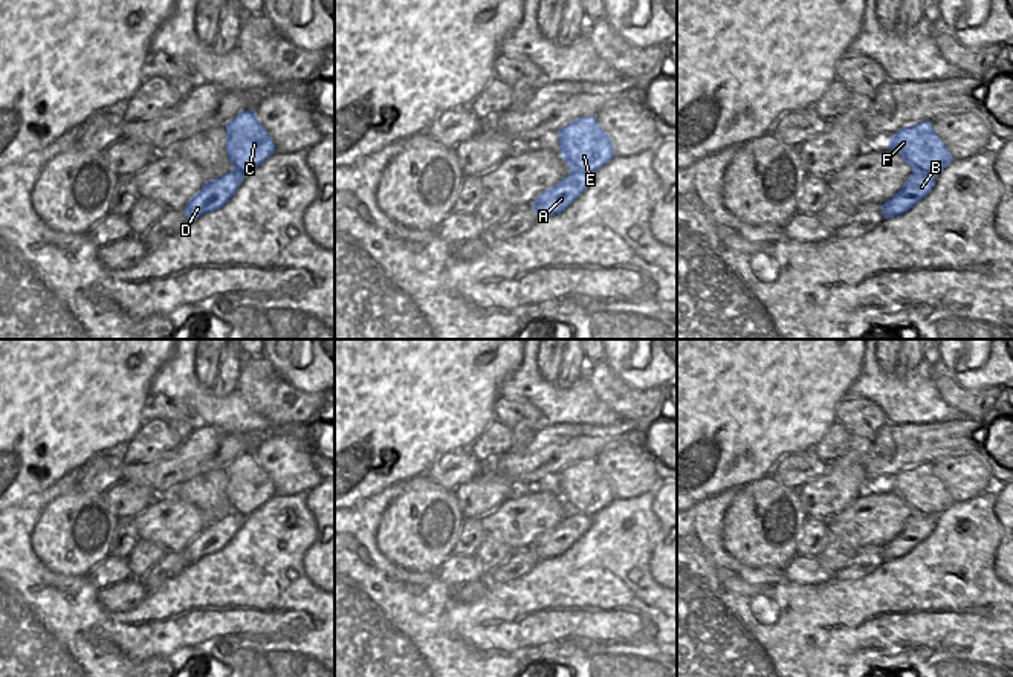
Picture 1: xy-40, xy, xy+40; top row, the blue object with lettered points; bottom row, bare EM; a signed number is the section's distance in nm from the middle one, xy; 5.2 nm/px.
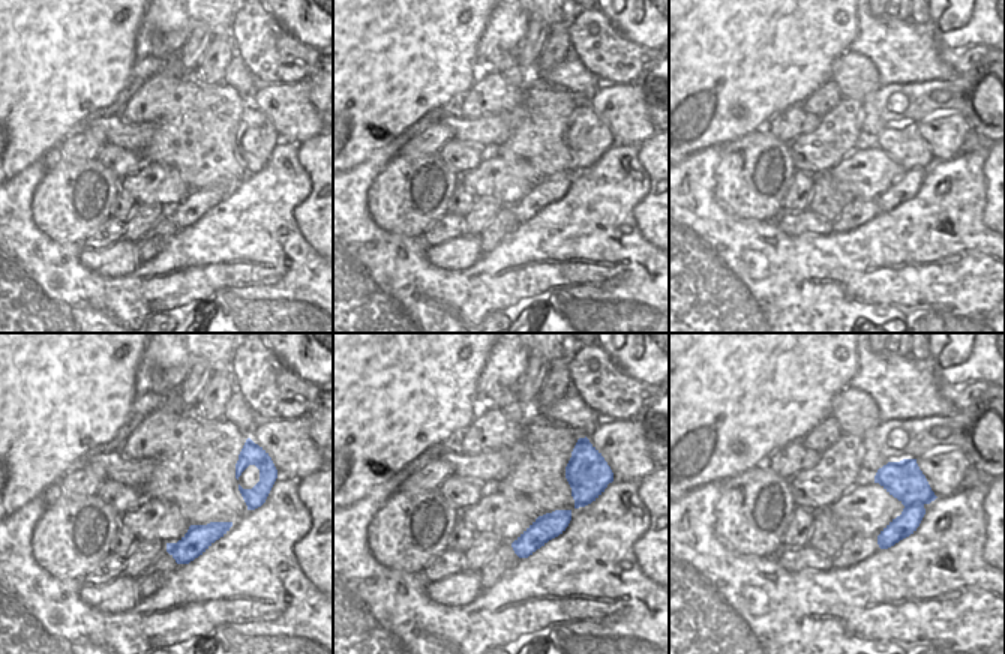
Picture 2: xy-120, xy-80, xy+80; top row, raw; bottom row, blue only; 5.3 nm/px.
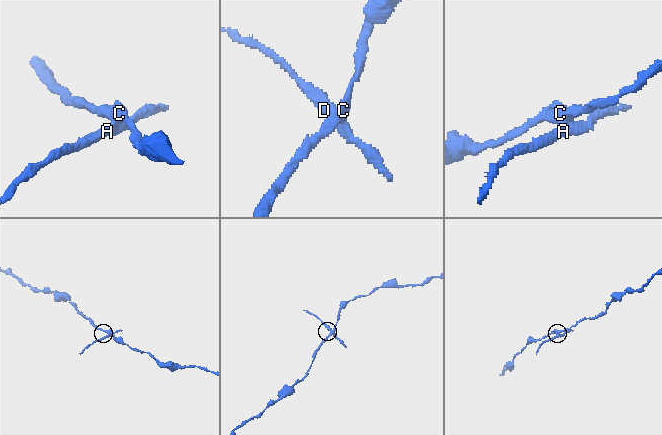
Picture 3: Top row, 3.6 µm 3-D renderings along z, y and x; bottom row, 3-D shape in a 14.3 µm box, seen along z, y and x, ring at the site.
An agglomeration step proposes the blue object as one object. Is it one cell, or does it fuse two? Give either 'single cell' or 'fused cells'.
fused cells

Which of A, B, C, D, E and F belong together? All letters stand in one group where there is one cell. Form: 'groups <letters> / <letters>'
groups A B D / C E F

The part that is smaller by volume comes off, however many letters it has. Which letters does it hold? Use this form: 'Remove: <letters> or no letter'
Remove: A, B, D

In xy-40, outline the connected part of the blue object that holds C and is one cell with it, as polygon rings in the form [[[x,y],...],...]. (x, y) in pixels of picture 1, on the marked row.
[[[243,110],[226,124],[226,154],[232,171],[249,174],[275,153],[275,142],[254,110]]]

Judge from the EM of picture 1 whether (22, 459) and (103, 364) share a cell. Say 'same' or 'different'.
same

